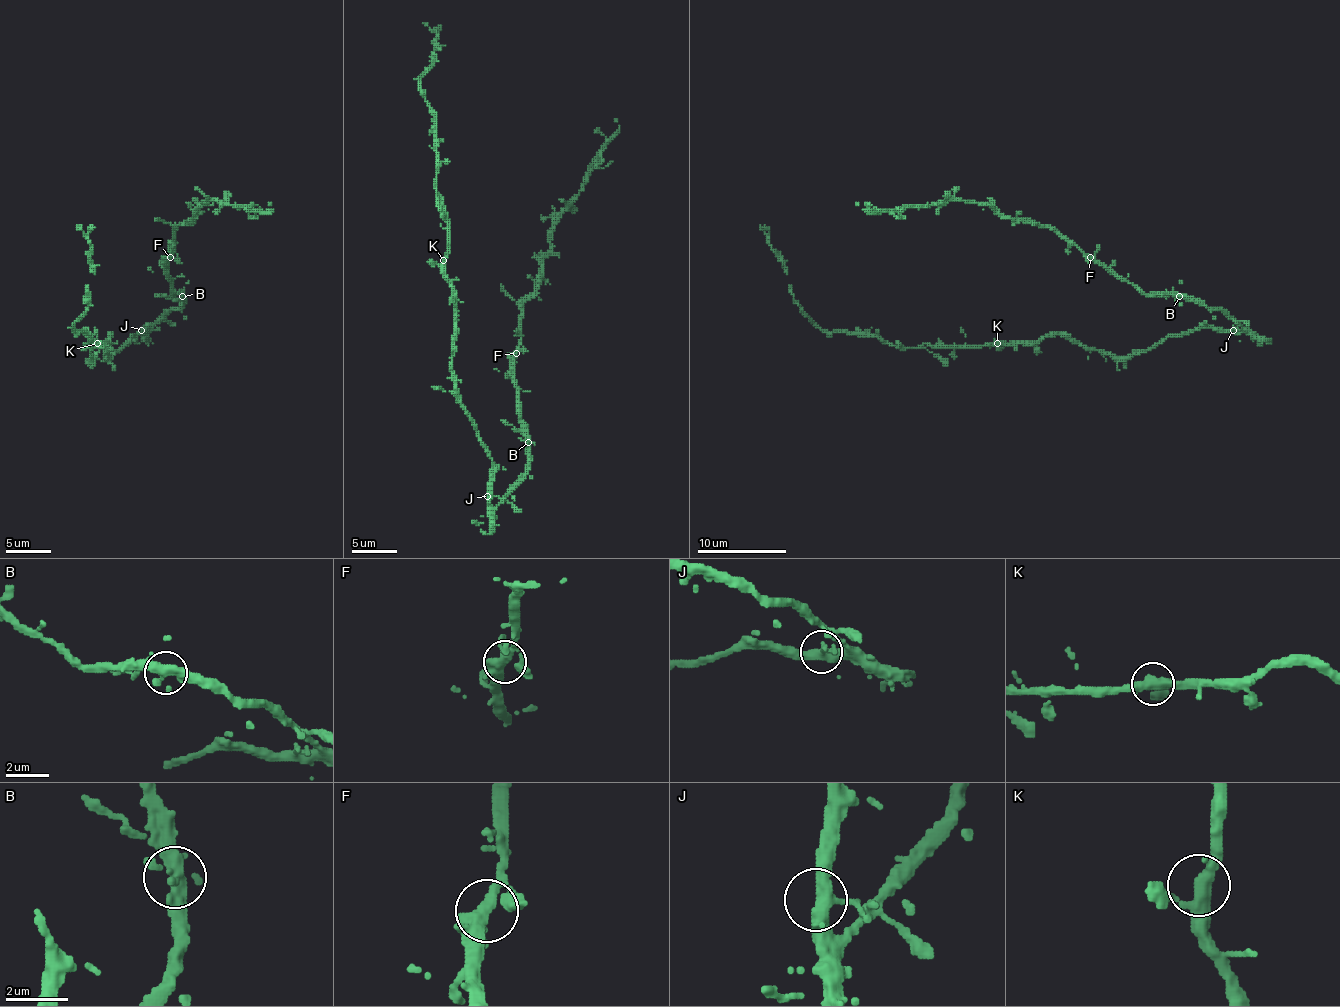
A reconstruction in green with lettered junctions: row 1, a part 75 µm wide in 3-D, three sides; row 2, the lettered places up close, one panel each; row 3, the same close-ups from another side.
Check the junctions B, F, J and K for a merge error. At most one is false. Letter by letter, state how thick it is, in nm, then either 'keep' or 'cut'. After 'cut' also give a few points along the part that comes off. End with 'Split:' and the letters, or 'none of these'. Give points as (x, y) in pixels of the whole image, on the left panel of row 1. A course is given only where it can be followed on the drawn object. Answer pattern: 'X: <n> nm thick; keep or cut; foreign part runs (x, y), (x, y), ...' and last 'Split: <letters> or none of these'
B: 360 nm thick; keep
F: 360 nm thick; keep
J: 360 nm thick; keep
K: 320 nm thick; keep
Split: none of these

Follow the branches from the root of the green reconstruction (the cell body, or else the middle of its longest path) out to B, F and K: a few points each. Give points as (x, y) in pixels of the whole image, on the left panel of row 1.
B: (139, 332), (146, 328), (146, 332), (168, 310), (177, 310), (182, 305), (182, 296)
F: (139, 332), (146, 328), (146, 332), (168, 310), (182, 305), (182, 296), (175, 294), (168, 274), (171, 256)
K: (139, 332), (112, 357), (106, 354), (108, 334), (108, 341), (97, 343)

